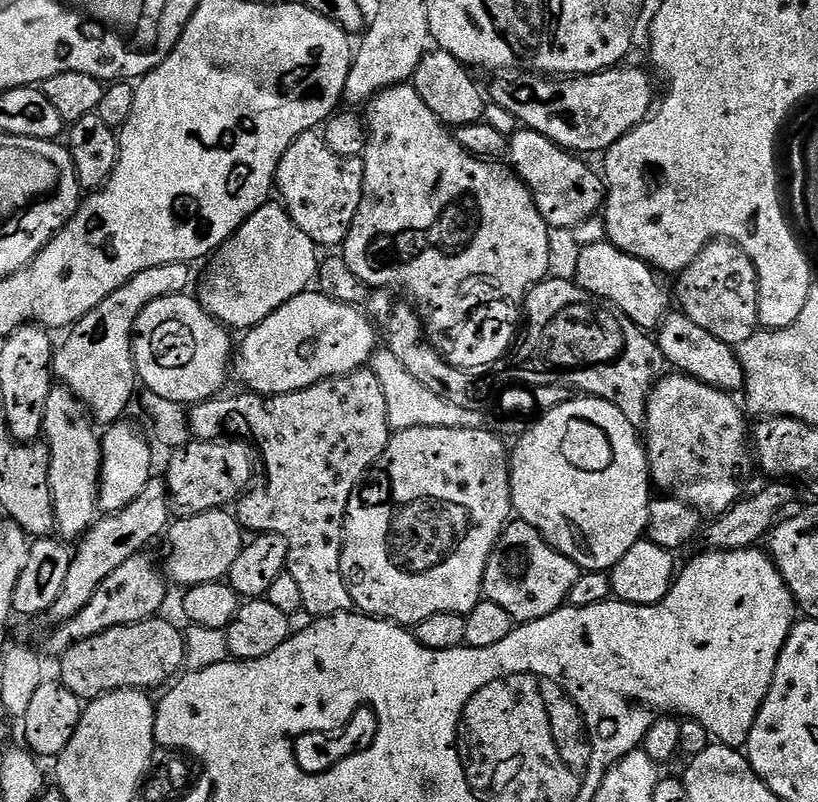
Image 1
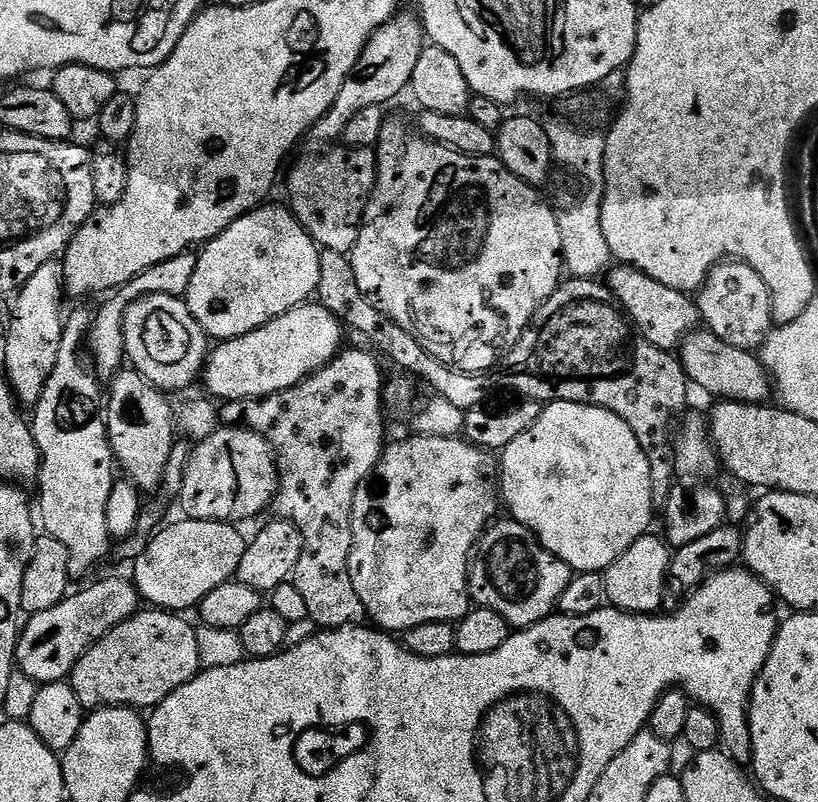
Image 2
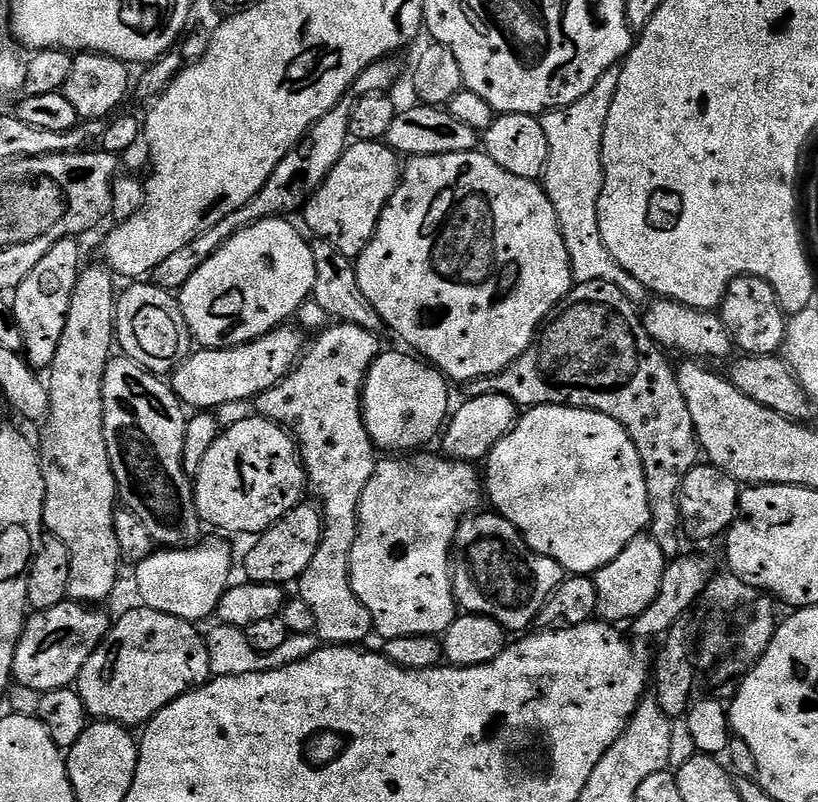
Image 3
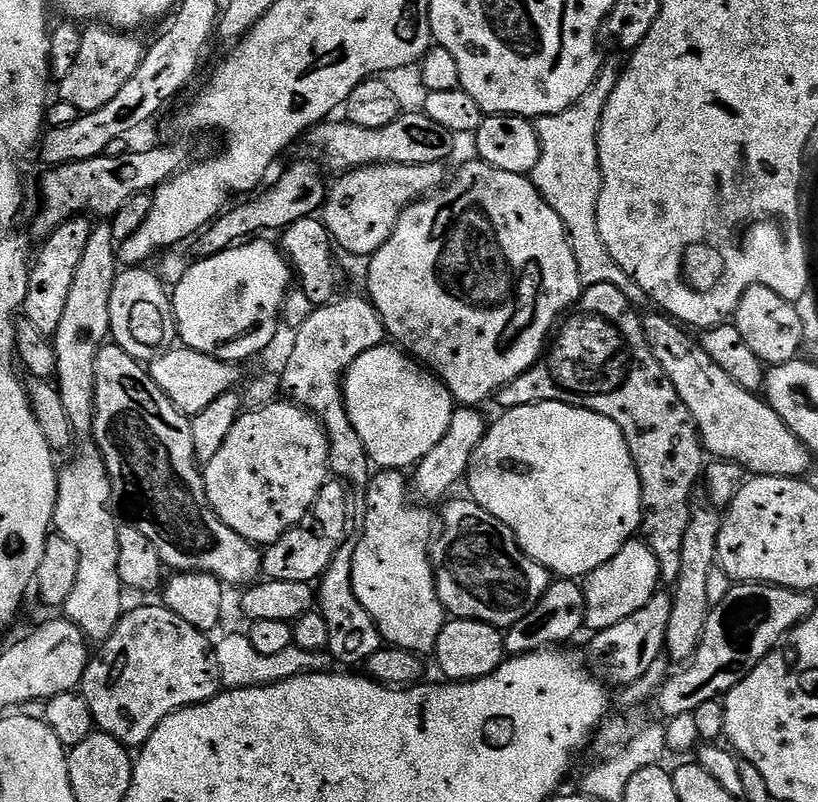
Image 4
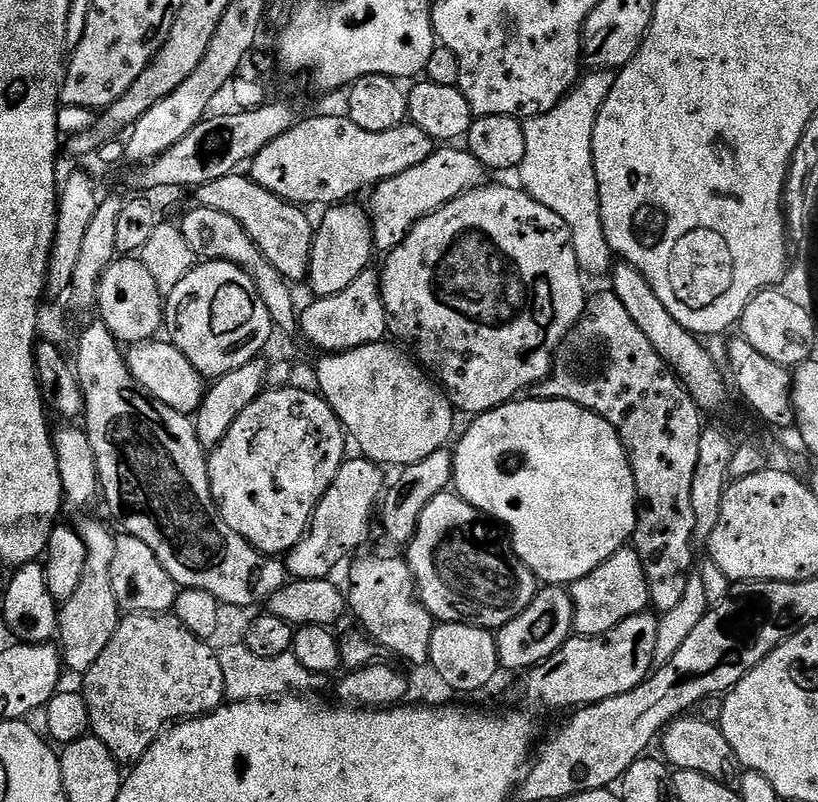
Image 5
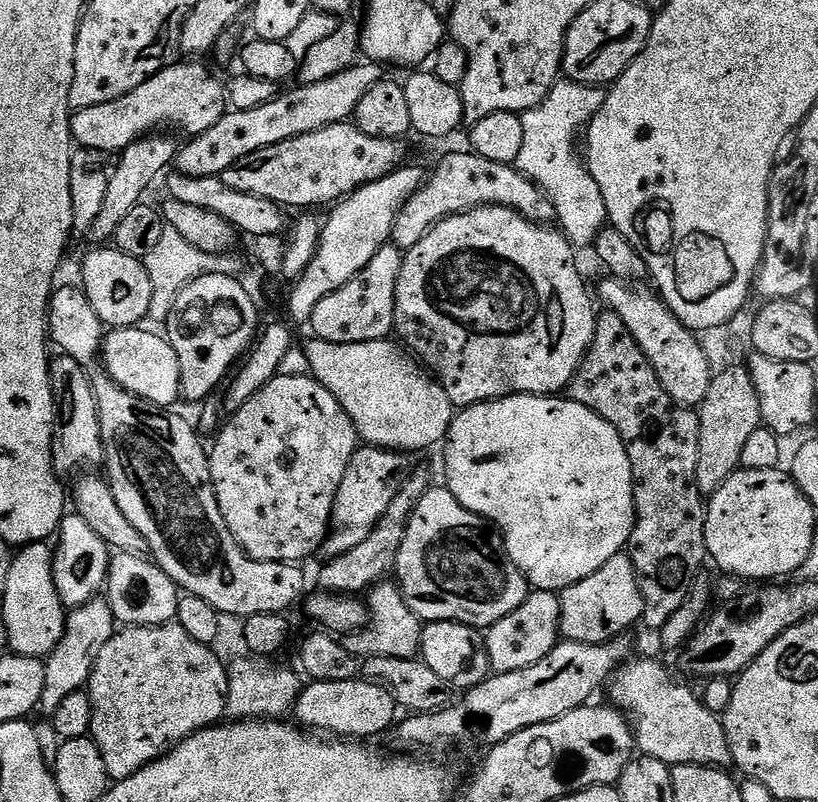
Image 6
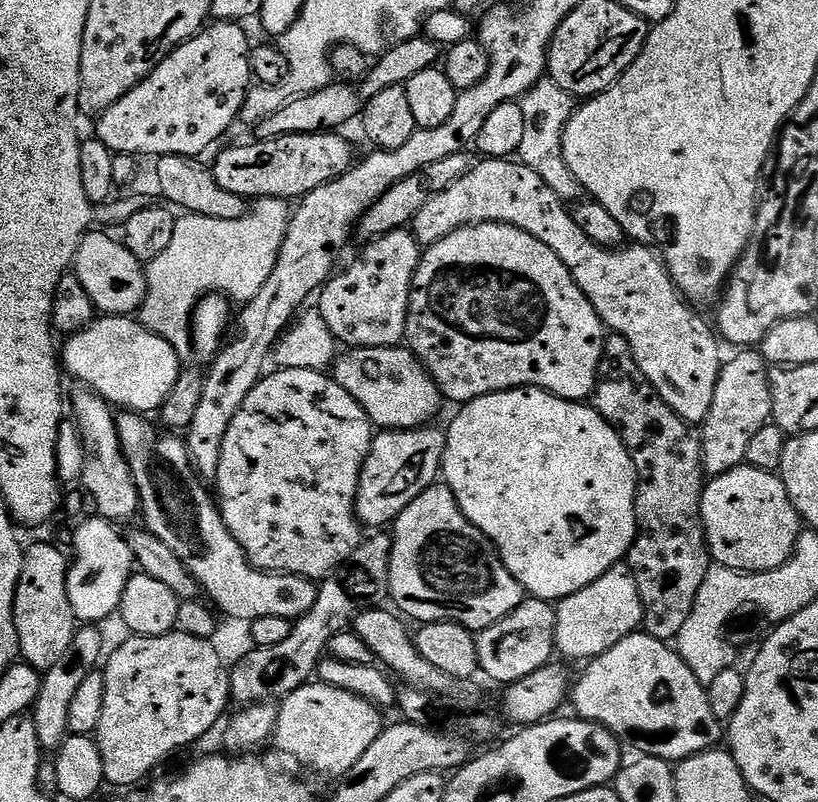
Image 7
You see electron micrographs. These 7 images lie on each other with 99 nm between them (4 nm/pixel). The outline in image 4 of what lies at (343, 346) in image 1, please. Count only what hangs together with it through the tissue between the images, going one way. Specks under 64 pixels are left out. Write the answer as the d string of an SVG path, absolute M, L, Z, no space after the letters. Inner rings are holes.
M172 346L151 361L152 381L174 402L178 411L186 417L193 418L216 398L233 391L240 380L240 372L231 360L219 360L210 354L190 350L183 346Z

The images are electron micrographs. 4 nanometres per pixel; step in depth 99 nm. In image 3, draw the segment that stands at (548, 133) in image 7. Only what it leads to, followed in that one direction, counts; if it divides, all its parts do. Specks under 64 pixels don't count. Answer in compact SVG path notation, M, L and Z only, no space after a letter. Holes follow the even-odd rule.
M619 67L606 70L587 94L578 102L570 102L565 108L552 108L539 117L542 134L546 134L548 160L544 164L542 187L558 214L558 226L566 242L566 254L570 254L572 279L576 284L586 282L610 282L618 286L622 294L637 306L649 303L650 293L638 278L631 276L606 250L602 242L602 230L598 230L598 198L604 185L602 170L602 134L606 130L606 118L614 103L614 90L618 90Z

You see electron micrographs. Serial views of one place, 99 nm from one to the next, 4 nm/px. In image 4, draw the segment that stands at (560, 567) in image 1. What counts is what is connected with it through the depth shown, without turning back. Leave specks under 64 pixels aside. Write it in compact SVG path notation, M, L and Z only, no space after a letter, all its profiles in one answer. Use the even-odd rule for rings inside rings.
M471 498L451 500L443 505L444 521L441 524L439 521L438 535L435 537L430 553L432 569L436 572L438 598L449 617L458 620L475 618L493 624L495 628L507 630L514 622L526 618L526 614L530 614L534 606L538 606L542 594L546 594L548 589L550 574L541 564L534 562L521 550L510 526L494 518L494 514L478 506Z

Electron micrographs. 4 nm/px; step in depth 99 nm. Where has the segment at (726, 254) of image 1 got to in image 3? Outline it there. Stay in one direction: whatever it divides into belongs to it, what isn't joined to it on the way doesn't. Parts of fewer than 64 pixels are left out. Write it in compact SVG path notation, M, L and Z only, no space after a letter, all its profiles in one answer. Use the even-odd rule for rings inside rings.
M739 276L731 280L718 311L726 330L732 336L733 345L741 353L749 356L770 356L783 349L788 329L786 313L774 290L762 278Z

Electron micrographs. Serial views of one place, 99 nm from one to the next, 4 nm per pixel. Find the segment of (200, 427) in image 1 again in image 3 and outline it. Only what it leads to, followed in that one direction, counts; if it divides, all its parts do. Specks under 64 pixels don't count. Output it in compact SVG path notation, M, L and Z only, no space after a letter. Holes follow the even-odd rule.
M336 322L331 325L316 341L307 345L297 365L288 375L283 376L270 390L256 397L255 411L267 420L280 424L287 432L292 433L293 440L304 465L307 483L311 485L310 492L322 503L322 519L324 522L324 536L320 540L318 554L314 554L314 562L306 566L298 581L298 599L306 602L316 619L316 635L328 646L360 646L364 639L373 635L374 629L370 610L358 602L350 582L350 558L354 550L354 542L358 534L358 518L360 517L360 503L362 490L366 490L366 482L374 474L378 463L378 449L373 444L367 432L363 416L363 390L367 374L372 363L382 353L380 336L370 330L362 330L362 326Z

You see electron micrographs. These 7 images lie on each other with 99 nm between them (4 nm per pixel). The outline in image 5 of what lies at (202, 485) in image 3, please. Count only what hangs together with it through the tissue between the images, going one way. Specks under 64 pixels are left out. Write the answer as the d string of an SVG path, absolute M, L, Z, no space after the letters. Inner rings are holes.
M289 386L261 392L256 400L250 402L242 410L242 414L238 415L237 420L230 426L229 432L222 438L216 448L211 449L208 456L208 473L210 474L210 486L214 494L214 502L222 514L226 526L230 526L230 530L234 530L234 534L238 534L246 543L254 546L257 550L263 552L264 555L277 558L283 557L301 540L305 532L308 531L308 524L312 520L312 515L316 512L318 502L326 494L330 482L334 482L334 478L338 474L340 467L344 465L346 459L344 440L346 441L346 431L343 422L339 420L334 410L324 400L319 391L312 390L312 392L307 392L304 388Z

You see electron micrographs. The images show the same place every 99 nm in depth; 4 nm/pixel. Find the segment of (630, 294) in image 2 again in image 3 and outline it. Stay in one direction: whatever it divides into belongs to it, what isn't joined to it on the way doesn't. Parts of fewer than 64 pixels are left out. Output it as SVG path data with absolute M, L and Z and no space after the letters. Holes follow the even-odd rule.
M663 298L653 299L647 305L646 311L642 316L646 334L650 334L654 343L669 353L681 352L684 358L699 358L704 362L712 362L708 360L724 360L734 352L732 336L726 330L719 311L691 308L677 300Z

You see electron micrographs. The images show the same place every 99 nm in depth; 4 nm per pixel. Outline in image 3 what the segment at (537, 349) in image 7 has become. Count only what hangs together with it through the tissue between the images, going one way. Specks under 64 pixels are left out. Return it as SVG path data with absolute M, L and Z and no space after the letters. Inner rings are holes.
M483 150L411 157L403 165L400 185L382 210L382 218L378 218L374 238L370 238L366 250L362 250L362 254L355 257L354 267L358 286L362 286L362 294L370 298L370 306L378 310L383 327L389 328L394 335L401 336L413 348L408 347L417 357L439 369L452 382L482 380L509 368L531 346L540 325L574 286L570 254L566 254L566 242L560 233L558 214L554 214L554 206L544 193L543 187L535 180L518 178L518 174L502 170L502 166L498 166L498 162L491 160Z

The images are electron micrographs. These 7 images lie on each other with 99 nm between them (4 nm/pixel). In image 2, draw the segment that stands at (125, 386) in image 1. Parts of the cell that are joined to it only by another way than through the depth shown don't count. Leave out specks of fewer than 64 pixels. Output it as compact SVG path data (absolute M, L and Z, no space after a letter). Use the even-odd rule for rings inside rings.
M189 250L170 258L166 262L158 262L158 266L150 266L141 276L135 276L128 284L119 289L100 308L100 313L95 313L92 329L88 332L86 352L90 357L91 367L101 381L111 381L117 372L126 364L124 351L124 315L126 310L135 300L141 300L143 296L179 296L187 297L190 278L194 278L194 266L197 253Z

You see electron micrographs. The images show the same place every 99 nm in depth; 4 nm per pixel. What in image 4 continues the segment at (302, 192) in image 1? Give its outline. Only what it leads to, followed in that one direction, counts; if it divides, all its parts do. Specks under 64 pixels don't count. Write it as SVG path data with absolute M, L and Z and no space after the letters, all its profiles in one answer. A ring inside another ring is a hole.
M443 163L438 164L423 164L422 166L406 166L405 164L364 164L360 168L353 168L352 171L346 172L335 177L336 181L331 181L330 187L326 192L326 199L324 201L324 207L322 209L322 219L326 230L332 236L335 247L340 248L344 252L349 252L352 256L364 256L363 258L370 258L378 251L382 246L386 246L386 242L390 238L390 234L394 234L394 226L398 222L400 215L408 209L412 204L416 203L418 200L423 200L432 195L433 192L438 188L443 188L446 183L446 172L444 176Z

